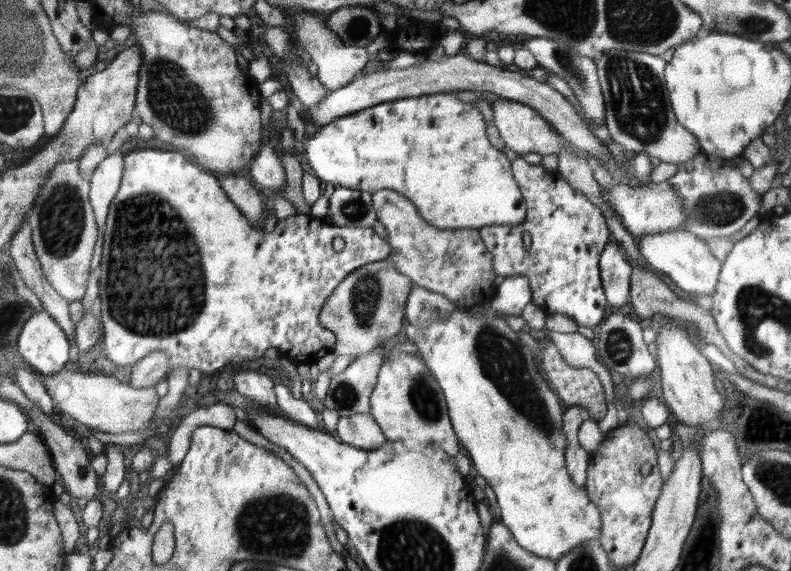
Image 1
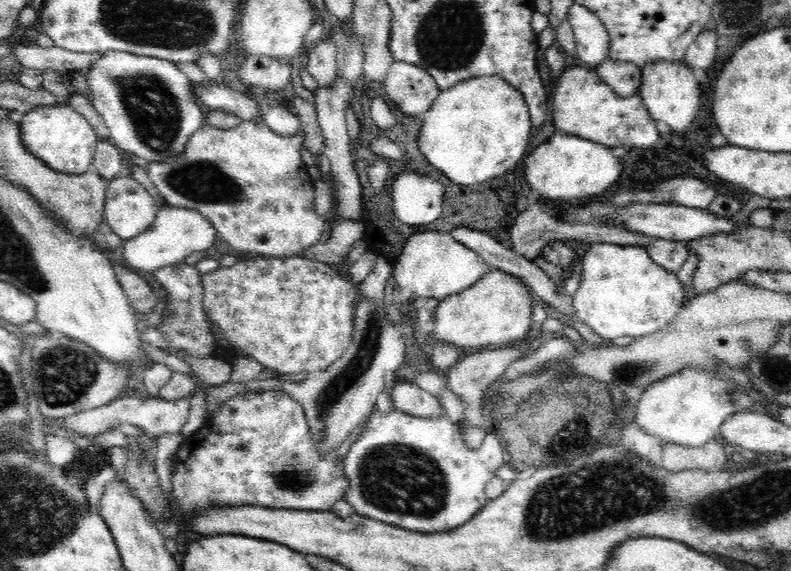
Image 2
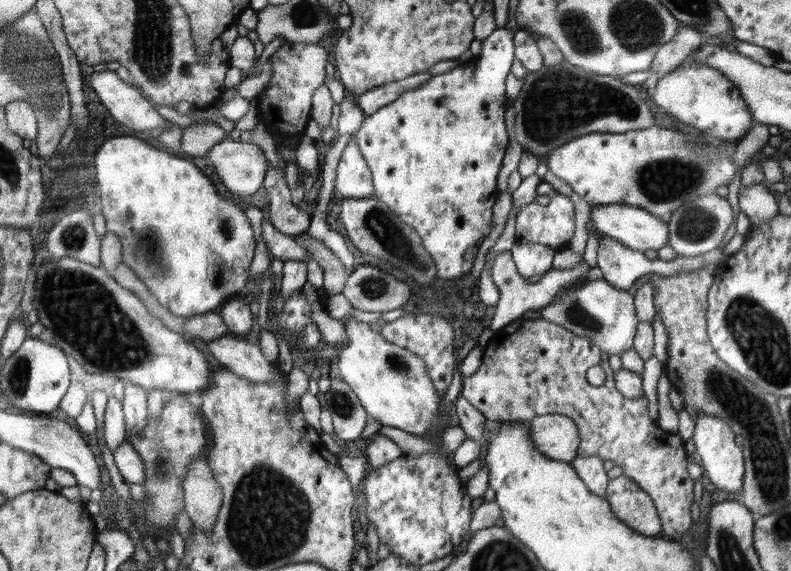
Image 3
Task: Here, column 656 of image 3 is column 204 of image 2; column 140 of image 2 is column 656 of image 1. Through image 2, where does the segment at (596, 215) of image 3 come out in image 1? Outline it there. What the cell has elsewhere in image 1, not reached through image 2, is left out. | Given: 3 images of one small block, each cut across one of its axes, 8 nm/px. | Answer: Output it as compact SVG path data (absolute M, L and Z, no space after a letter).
M688 230L670 231L663 233L656 233L651 235L644 235L640 238L639 253L644 256L646 262L650 264L650 268L654 268L662 274L667 274L668 278L680 287L682 291L689 293L690 295L697 296L714 296L716 294L716 283L719 279L721 271L720 262L708 248L707 242L703 239L699 239L695 234L692 234Z

